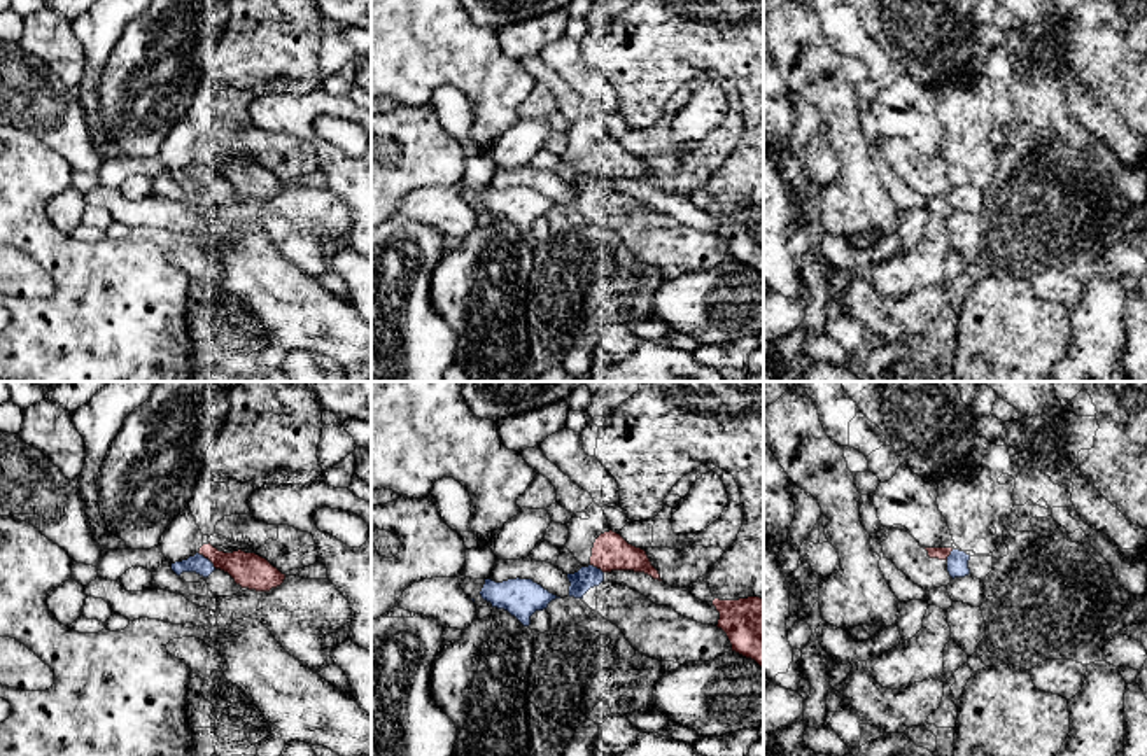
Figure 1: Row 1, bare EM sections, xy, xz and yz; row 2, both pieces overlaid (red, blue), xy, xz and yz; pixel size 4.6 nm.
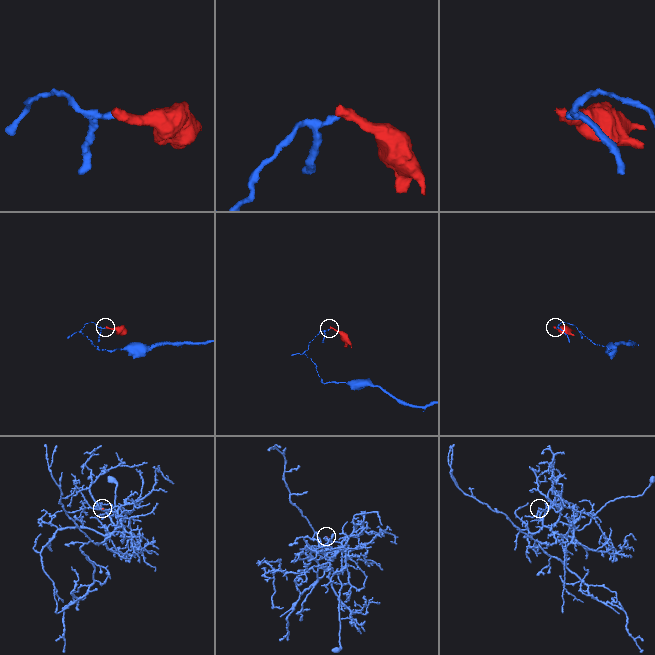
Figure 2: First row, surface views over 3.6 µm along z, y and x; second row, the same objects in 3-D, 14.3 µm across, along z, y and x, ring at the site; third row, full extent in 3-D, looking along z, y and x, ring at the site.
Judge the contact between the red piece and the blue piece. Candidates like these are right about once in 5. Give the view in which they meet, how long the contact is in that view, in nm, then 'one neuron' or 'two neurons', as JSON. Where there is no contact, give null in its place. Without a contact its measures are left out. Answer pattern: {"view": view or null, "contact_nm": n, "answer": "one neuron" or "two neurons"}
{"view": "xy", "contact_nm": 120, "answer": "two neurons"}

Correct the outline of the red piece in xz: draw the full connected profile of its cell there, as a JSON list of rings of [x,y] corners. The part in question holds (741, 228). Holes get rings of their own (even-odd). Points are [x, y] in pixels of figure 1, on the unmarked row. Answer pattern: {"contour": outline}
{"contour": [[[714,206],[713,214],[720,220],[716,234],[727,242],[732,259],[755,268],[763,276],[763,206]]]}

